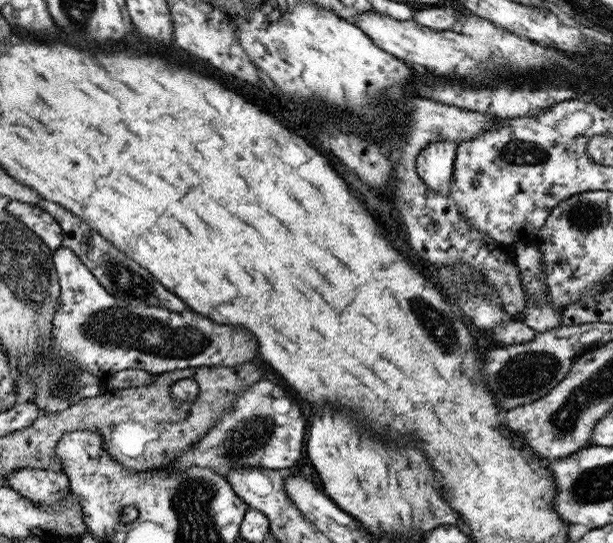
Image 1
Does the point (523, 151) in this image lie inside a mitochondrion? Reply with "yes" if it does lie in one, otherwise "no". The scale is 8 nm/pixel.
yes

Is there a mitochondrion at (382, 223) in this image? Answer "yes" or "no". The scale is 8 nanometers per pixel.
no

